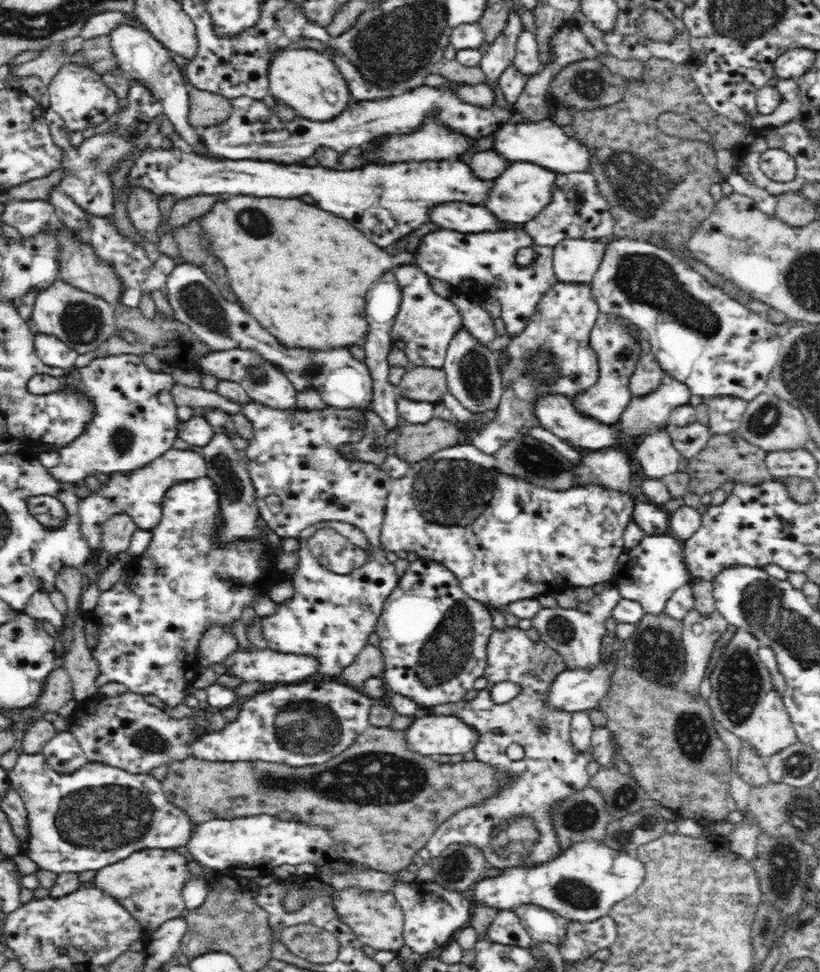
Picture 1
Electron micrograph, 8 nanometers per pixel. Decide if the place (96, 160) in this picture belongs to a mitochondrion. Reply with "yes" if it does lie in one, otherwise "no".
yes

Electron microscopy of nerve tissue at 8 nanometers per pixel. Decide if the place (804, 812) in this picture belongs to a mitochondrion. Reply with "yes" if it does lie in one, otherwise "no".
yes

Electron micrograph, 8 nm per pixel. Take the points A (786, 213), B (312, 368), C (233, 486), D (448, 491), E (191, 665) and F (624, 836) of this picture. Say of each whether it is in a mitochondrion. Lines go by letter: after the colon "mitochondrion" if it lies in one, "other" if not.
A: other
B: mitochondrion
C: mitochondrion
D: mitochondrion
E: other
F: mitochondrion

